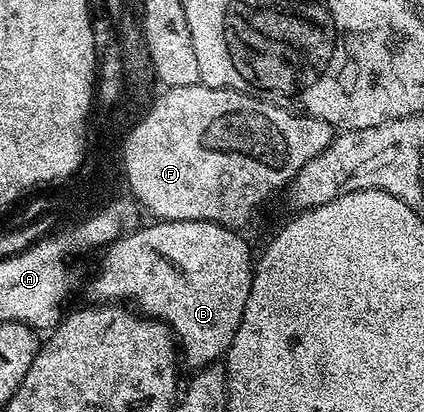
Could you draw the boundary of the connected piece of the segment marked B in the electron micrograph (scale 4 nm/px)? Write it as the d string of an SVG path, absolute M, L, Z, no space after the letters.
M157 220L152 224L156 225L133 229L103 250L104 258L92 277L93 298L100 303L131 303L143 316L163 321L172 330L183 360L185 357L192 367L219 362L242 323L252 286L254 253L252 257L235 228L213 221Z

